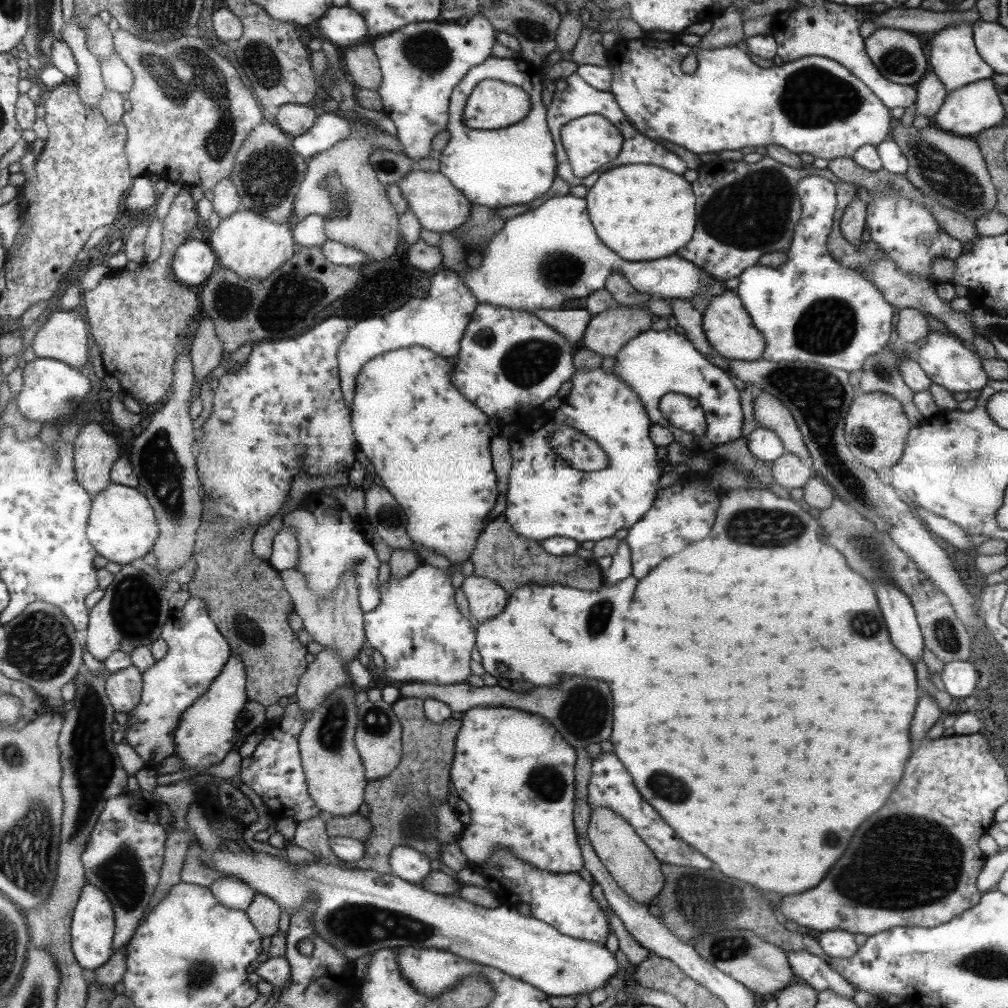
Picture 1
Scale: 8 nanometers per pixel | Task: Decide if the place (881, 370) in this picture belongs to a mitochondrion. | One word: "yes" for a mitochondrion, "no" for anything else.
yes

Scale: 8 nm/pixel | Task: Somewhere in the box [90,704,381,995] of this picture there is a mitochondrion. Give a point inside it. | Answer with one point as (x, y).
(122, 870)

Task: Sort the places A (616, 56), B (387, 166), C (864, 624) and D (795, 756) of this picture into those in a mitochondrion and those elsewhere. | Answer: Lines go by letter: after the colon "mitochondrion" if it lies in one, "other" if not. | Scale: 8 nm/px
A: other
B: mitochondrion
C: mitochondrion
D: other

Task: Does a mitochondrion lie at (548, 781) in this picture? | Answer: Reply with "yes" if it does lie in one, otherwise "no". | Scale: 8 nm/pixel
yes

